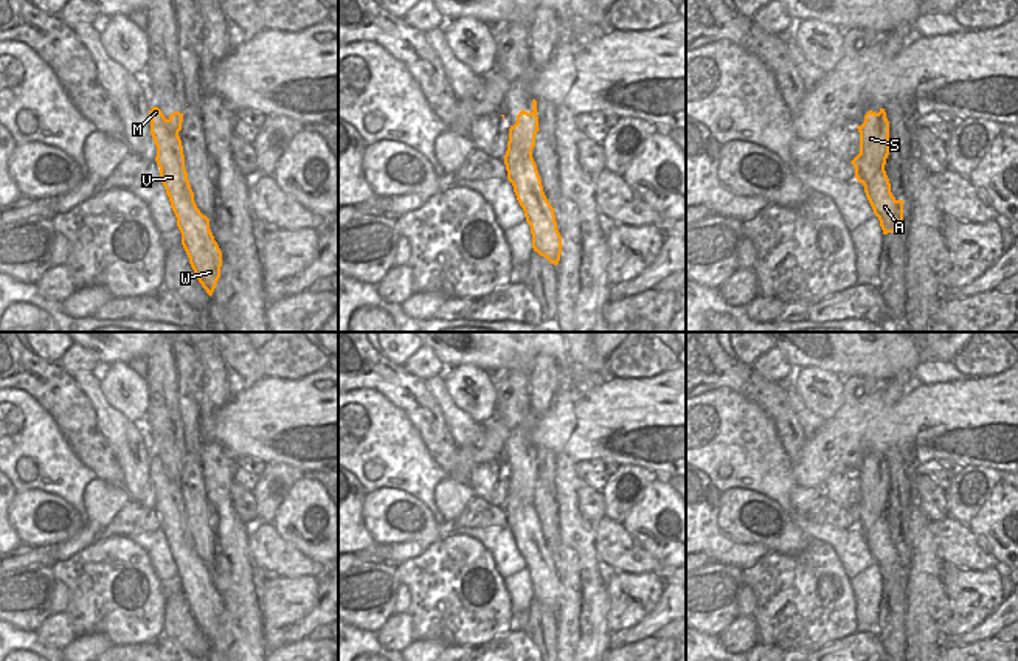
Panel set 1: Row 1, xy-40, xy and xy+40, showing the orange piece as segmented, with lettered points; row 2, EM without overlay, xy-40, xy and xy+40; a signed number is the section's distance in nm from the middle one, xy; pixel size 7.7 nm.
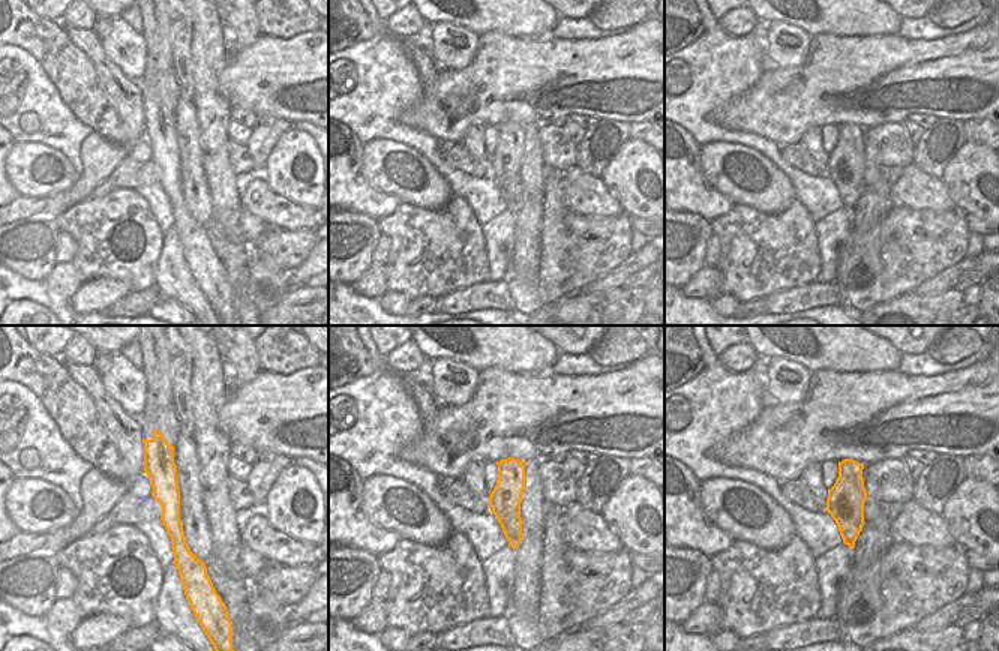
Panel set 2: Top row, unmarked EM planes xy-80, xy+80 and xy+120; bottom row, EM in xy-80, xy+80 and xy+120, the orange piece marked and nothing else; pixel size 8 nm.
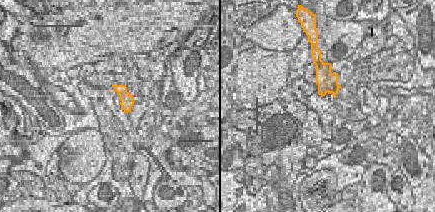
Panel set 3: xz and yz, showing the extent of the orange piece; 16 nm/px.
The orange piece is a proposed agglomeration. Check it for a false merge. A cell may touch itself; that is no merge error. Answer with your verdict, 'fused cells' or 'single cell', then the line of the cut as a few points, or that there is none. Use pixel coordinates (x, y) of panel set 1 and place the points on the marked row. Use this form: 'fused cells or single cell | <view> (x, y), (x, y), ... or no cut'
fused cells | xy (509, 138), (520, 151), (531, 157)

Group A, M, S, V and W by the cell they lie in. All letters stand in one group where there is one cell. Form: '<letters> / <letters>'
A M V W / S

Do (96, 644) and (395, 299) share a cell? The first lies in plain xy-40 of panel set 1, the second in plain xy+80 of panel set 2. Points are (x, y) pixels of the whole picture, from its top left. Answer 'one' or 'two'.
one

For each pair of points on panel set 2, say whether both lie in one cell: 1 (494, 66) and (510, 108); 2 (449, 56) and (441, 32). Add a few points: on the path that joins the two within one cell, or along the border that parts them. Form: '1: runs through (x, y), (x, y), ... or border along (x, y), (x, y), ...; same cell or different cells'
1: runs through (504, 77), (509, 81), (509, 98); same cell
2: runs through (449, 50), (440, 41), (441, 38); same cell

